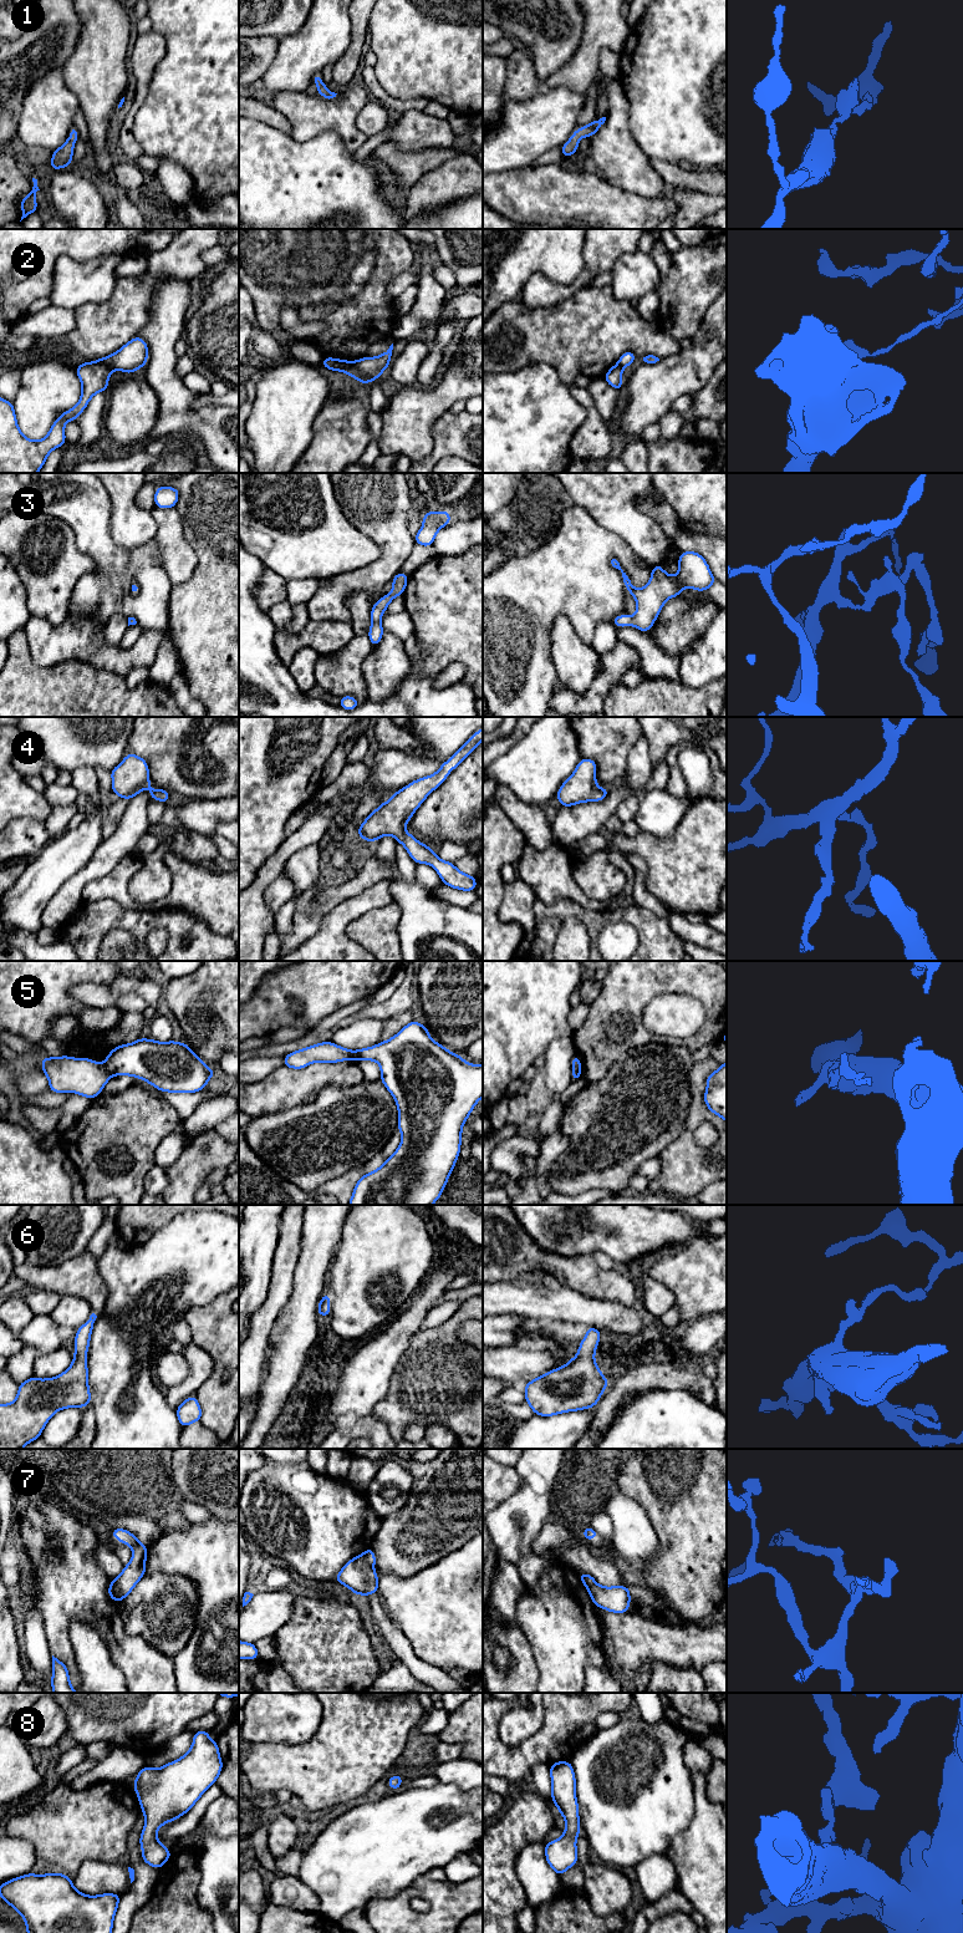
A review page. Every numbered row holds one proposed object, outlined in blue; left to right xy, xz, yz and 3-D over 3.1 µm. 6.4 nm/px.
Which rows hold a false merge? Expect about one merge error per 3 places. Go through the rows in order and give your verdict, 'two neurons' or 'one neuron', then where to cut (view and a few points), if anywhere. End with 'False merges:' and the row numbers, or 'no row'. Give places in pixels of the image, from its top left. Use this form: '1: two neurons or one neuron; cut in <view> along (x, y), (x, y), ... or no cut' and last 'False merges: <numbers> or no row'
1: one neuron; no cut
2: two neurons; cut in xy along (95, 361), (112, 369)
3: one neuron; no cut
4: one neuron; no cut
5: two neurons; cut in xy along (103, 1064), (112, 1074)
6: one neuron; no cut
7: two neurons; cut in xy along (111, 1582), (123, 1597)
8: one neuron; no cut
False merges: 2, 5, 7

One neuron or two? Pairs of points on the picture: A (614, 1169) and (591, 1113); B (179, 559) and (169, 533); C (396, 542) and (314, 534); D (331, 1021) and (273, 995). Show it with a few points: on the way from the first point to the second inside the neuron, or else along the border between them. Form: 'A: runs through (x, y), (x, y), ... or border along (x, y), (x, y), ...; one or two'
A: runs through (609, 1155), (609, 1132), (604, 1127); one
B: runs through (176, 553), (169, 539); one
C: border along (348, 519), (380, 549), (380, 555), (363, 568); two
D: border along (351, 1005), (327, 1015), (316, 1025); two

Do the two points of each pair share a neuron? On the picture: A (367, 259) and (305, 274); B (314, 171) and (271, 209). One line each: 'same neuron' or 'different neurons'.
A: different neurons
B: same neuron

